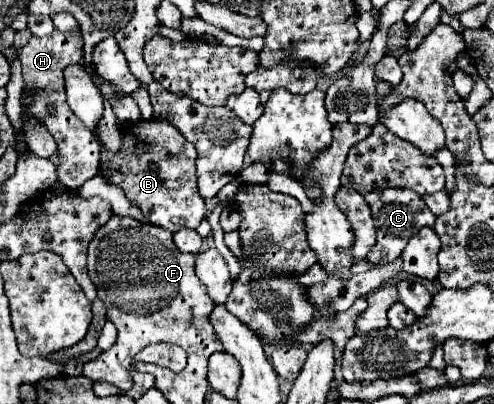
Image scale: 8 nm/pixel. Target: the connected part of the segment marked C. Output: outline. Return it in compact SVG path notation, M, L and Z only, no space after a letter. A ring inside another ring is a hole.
M372 191L372 193L364 195L364 199L372 209L374 225L378 231L378 241L372 247L372 251L368 253L370 263L384 263L384 261L396 259L404 251L408 239L412 235L416 235L416 231L420 231L420 227L434 227L436 217L428 211L422 197L416 195L414 191Z

